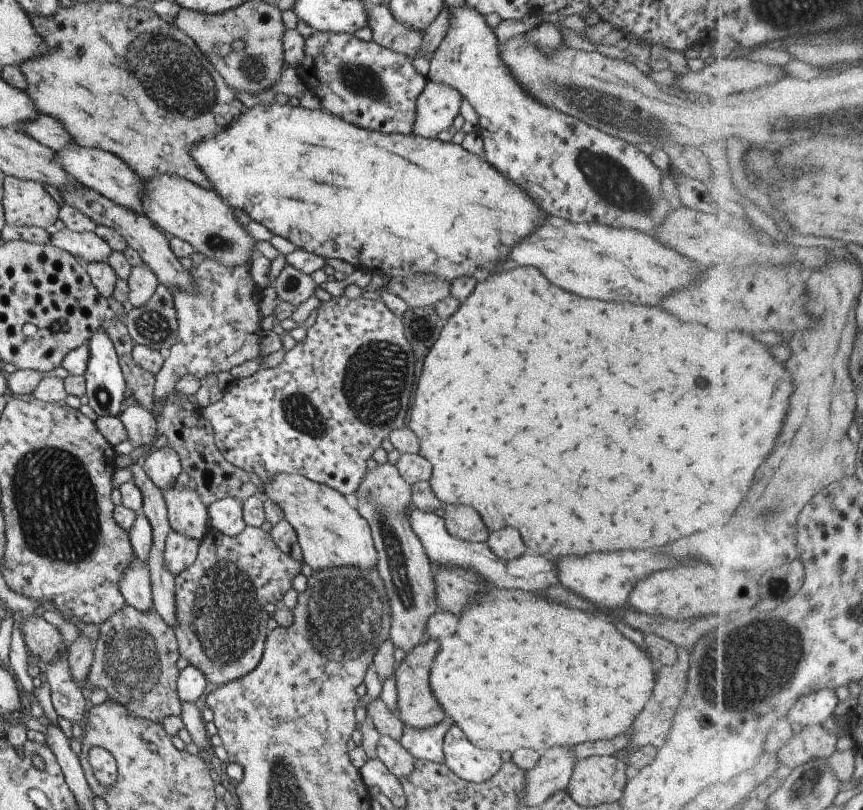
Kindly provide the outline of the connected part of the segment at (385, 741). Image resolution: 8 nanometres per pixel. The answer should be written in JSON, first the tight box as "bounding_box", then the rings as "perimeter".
{"bounding_box":[376,735,414,778],"perimeter":[[[379,735],[376,753],[376,758],[397,778],[407,776],[413,770],[414,758],[399,741],[393,740],[390,736]]]}

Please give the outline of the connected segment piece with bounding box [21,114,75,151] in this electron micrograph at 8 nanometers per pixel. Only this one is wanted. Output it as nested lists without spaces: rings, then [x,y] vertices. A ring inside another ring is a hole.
[[[37,114],[36,119],[32,120],[28,125],[24,125],[23,128],[24,130],[21,132],[54,151],[62,151],[71,144],[75,144],[72,142],[70,134],[63,128],[63,125],[60,125],[59,121],[47,115]]]

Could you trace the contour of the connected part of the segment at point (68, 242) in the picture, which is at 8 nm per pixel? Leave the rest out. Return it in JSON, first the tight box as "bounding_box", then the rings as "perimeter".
{"bounding_box":[49,229,111,265],"perimeter":[[[49,229],[50,244],[69,252],[83,265],[105,263],[111,254],[109,245],[93,231],[75,232],[67,229]]]}

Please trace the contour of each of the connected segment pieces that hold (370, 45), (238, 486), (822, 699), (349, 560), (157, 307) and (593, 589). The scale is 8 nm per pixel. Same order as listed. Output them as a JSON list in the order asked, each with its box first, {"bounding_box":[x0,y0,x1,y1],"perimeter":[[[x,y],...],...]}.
[{"bounding_box":[295,30,427,134],"perimeter":[[[312,30],[311,35],[304,38],[302,61],[295,70],[306,90],[319,100],[319,110],[327,111],[353,126],[381,134],[411,133],[416,117],[416,98],[427,81],[426,77],[415,71],[408,56],[376,45],[372,40],[359,40],[353,33],[335,34]]]},{"bounding_box":[154,391,257,507],"perimeter":[[[175,391],[169,393],[164,402],[165,404],[158,407],[157,415],[154,416],[156,434],[162,437],[161,444],[177,453],[181,470],[195,481],[195,491],[199,500],[208,507],[225,497],[244,501],[257,495],[255,481],[251,481],[244,470],[227,463],[217,450],[212,426],[201,416],[197,404],[189,403],[185,395],[179,395]]]},{"bounding_box":[785,690,839,727],"perimeter":[[[833,690],[815,691],[802,696],[785,720],[790,725],[797,722],[803,727],[821,725],[825,720],[829,720],[834,716],[837,706],[839,706],[839,698]]]},{"bounding_box":[262,473,376,572],"perimeter":[[[277,473],[263,486],[262,498],[275,503],[284,514],[284,519],[295,531],[302,552],[302,562],[312,571],[326,568],[350,566],[369,572],[376,566],[376,550],[370,538],[367,521],[357,512],[351,500],[327,485],[309,480],[300,474]]]},{"bounding_box":[123,283,176,350],"perimeter":[[[161,283],[151,298],[140,307],[133,307],[124,316],[123,323],[134,344],[151,350],[169,350],[175,344],[176,312],[172,292]]]},{"bounding_box":[554,550,667,647],"perimeter":[[[635,550],[635,552],[613,552],[613,554],[585,554],[583,558],[557,558],[554,565],[561,586],[589,601],[596,608],[596,612],[607,616],[619,632],[641,647],[642,634],[622,621],[623,604],[626,604],[628,593],[636,582],[647,578],[655,570],[665,568],[665,564],[667,556],[663,554]]]}]

